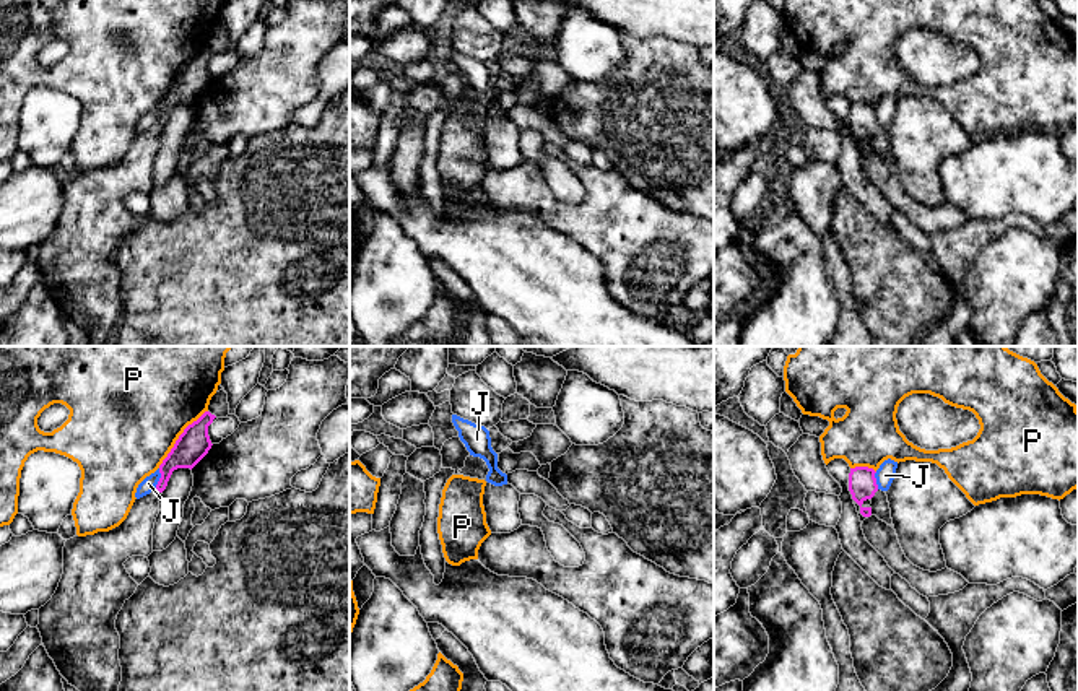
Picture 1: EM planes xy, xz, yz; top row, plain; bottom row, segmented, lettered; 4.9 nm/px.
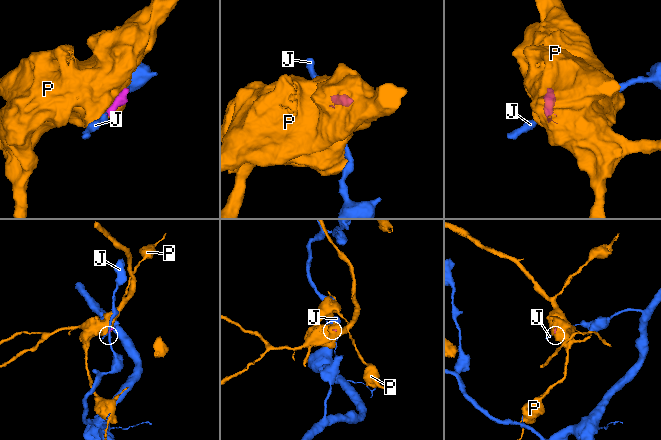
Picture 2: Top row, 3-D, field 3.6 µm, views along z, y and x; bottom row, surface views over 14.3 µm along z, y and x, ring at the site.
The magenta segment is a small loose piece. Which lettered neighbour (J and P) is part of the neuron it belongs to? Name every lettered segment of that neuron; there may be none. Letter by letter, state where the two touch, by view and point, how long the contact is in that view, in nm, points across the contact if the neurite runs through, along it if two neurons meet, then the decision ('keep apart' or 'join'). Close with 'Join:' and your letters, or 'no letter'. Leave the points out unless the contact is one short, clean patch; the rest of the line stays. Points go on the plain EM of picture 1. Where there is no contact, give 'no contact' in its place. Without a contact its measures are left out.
J: xy (160, 116) | 110 nm | along xy (160, 104), (155, 126) | keep apart
P: xy (179, 73) | 380 nm | keep apart
Join: no letter

